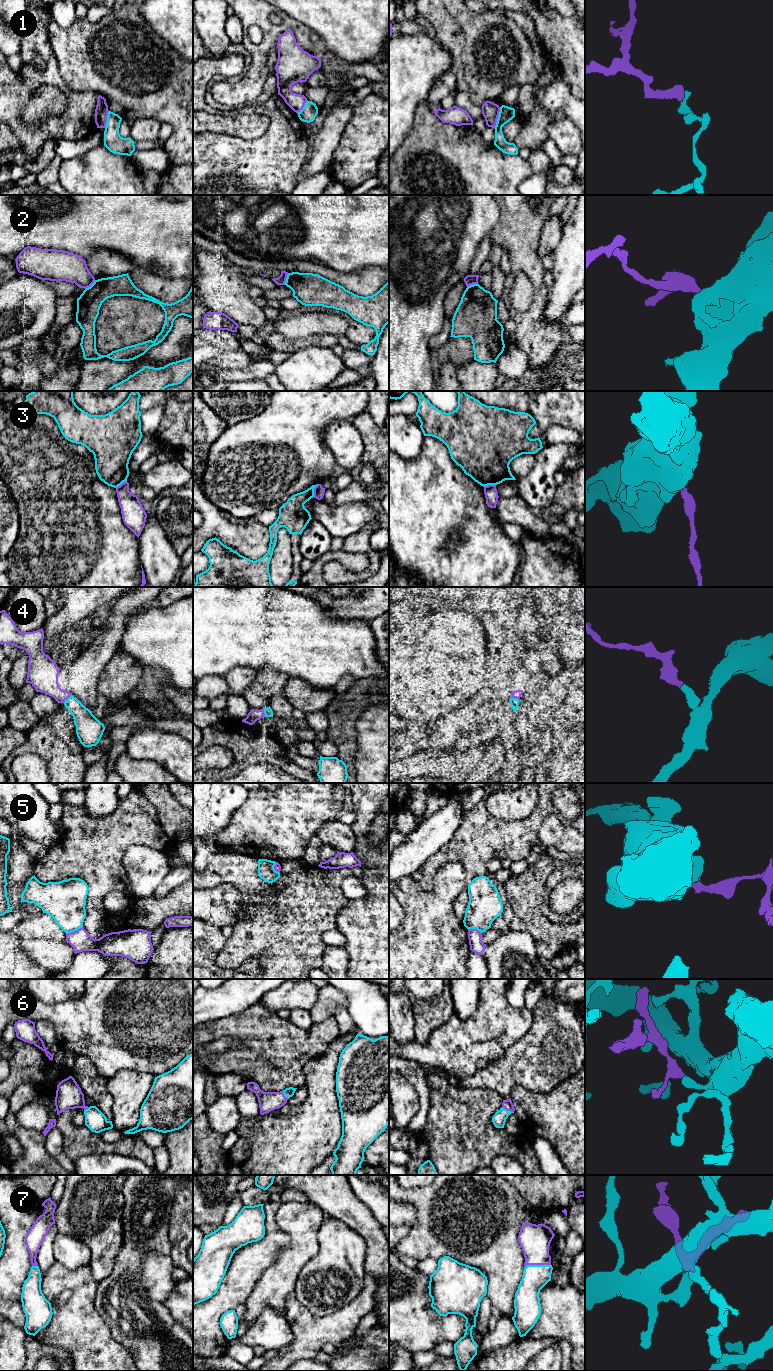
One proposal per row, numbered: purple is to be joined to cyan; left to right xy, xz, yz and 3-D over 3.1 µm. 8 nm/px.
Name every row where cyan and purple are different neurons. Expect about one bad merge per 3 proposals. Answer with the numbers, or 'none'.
1, 2, 3, 5

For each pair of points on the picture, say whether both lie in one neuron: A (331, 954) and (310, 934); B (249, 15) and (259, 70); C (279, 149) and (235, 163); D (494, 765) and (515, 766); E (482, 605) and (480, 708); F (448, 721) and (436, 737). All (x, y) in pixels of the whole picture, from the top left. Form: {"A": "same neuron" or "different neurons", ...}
{"A": "different neurons", "B": "same neuron", "C": "same neuron", "D": "different neurons", "E": "same neuron", "F": "same neuron"}

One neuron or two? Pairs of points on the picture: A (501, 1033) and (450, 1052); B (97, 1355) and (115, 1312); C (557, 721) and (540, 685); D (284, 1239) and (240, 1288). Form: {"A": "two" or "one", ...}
{"A": "one", "B": "two", "C": "two", "D": "one"}

